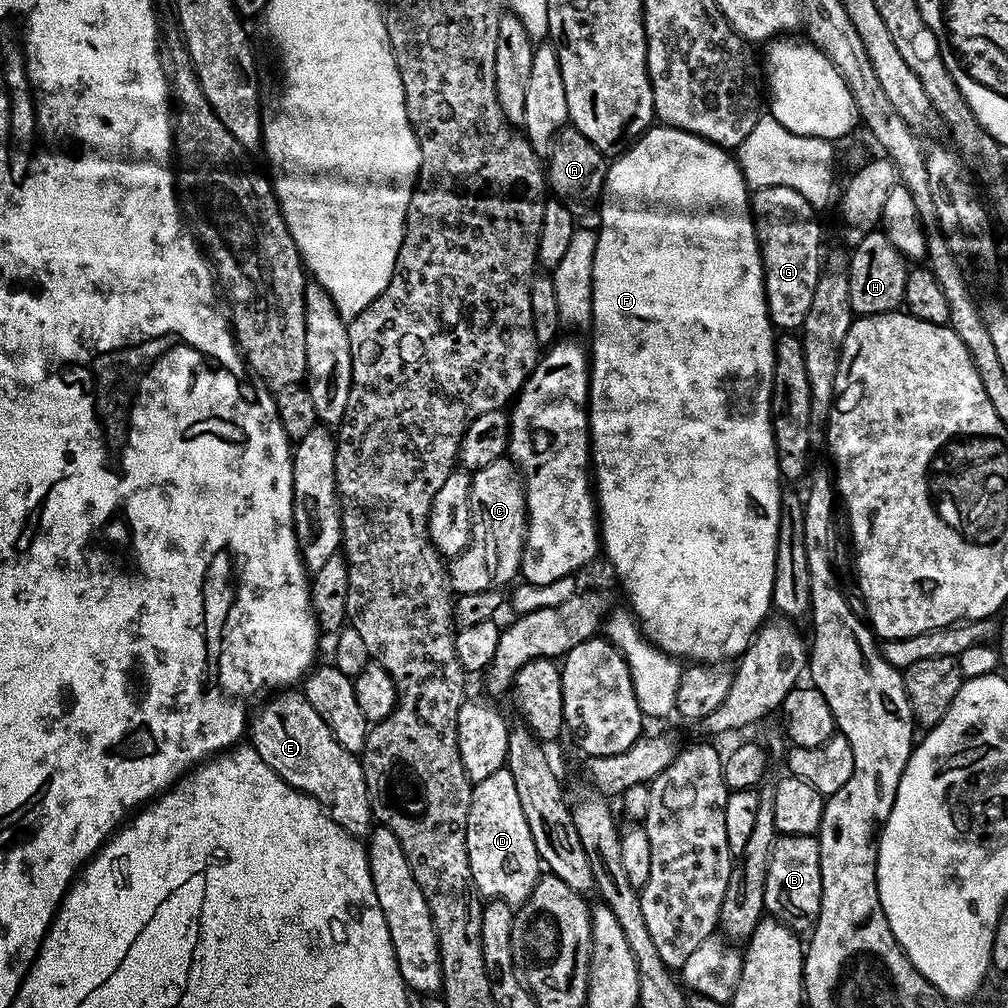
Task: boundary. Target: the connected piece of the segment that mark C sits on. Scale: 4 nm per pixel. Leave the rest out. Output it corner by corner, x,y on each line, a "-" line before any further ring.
501,458
490,462
490,466
482,466
481,468
475,469
471,473
472,485
470,486
470,514
472,515
472,533
470,534
470,543
466,546
466,550
462,550
462,554
455,557
451,561
450,567
448,568
448,578
450,581
450,587
453,593
459,594
461,592
491,592
493,590
503,589
503,584
508,584
512,579
517,579
520,571
520,559
522,558
522,550
526,543
526,537
528,534
528,518
526,506
526,498
524,497
524,485
522,483
522,477
515,464
512,463
511,459

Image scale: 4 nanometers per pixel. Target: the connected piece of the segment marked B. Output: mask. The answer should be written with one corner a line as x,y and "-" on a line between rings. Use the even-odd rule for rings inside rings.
780,836
772,847
766,870
765,913
771,919
785,924
793,932
804,934
816,926
821,898
819,839
816,836

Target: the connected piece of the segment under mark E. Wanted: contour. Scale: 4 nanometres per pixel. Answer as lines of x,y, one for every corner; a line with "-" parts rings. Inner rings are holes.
280,690
275,693
273,700
268,700
260,709
253,711
250,716
250,746
292,788
297,788
300,792
305,792
307,796
312,796
324,807
334,822
338,826
345,828
351,836
357,838
367,837
374,827
374,817
372,815
372,799
368,797
368,787
364,771
360,765
357,753
348,752
340,745
338,738
330,734
330,726
322,722
318,710
310,706
308,699
304,697
300,690

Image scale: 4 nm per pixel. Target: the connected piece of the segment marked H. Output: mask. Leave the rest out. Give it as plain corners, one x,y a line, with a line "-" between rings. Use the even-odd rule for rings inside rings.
877,230
866,235
851,249
846,260
849,280
849,300
856,316
873,316
897,311
903,305
909,261
890,242
887,232

